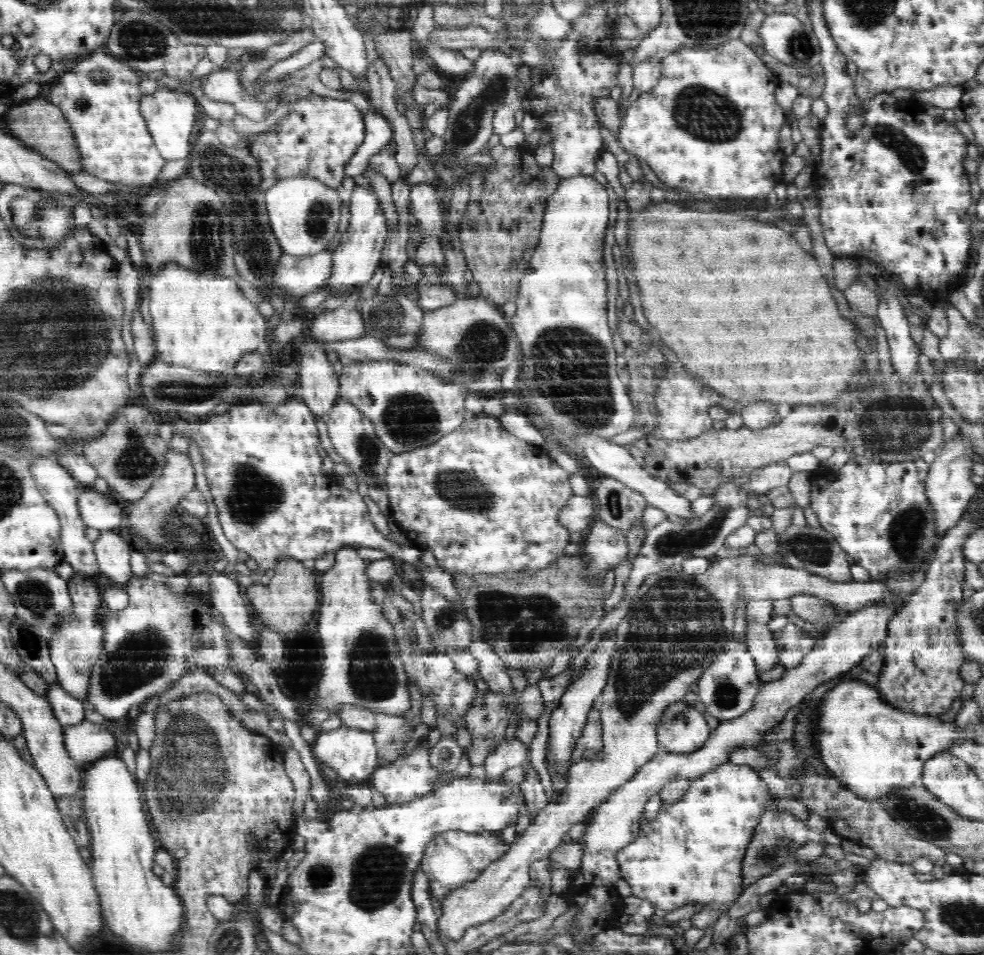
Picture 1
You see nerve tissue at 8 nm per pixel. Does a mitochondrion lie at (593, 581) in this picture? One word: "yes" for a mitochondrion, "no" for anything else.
no

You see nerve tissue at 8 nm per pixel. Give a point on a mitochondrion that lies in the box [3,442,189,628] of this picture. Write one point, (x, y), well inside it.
(35, 595)

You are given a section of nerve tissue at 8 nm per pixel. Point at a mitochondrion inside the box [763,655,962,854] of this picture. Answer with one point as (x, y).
(924, 819)

